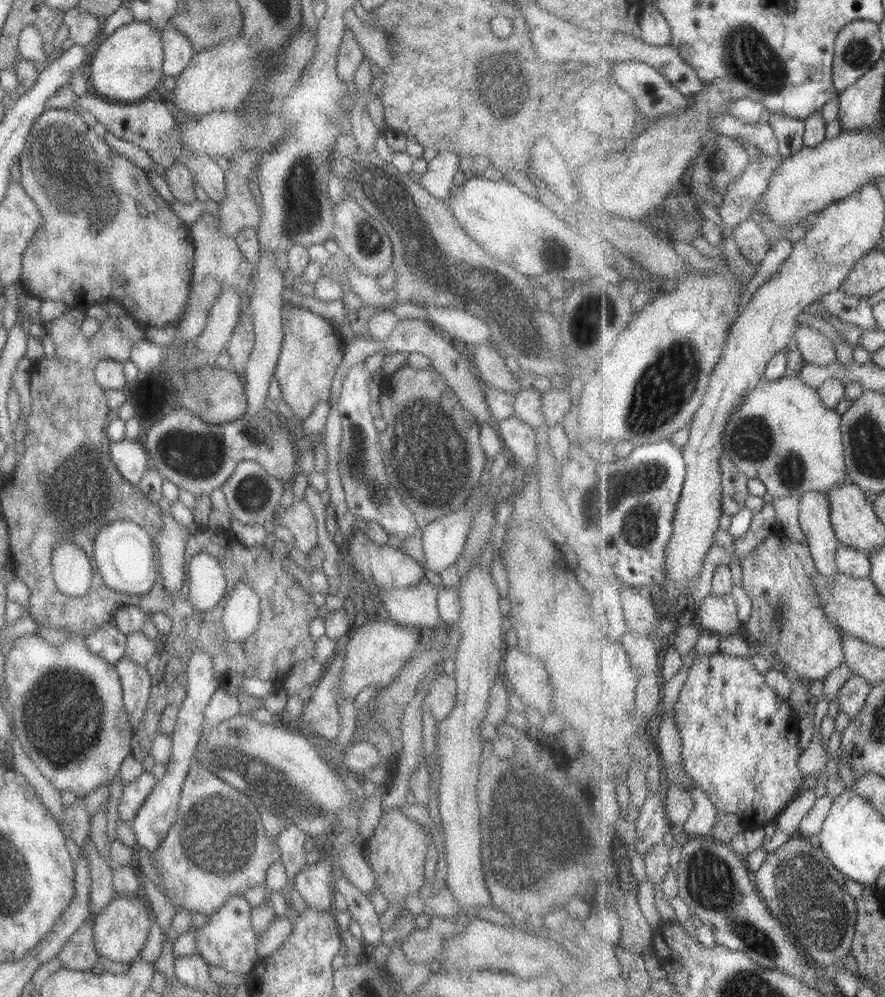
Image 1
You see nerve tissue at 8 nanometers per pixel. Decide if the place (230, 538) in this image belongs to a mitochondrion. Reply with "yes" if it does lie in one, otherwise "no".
no

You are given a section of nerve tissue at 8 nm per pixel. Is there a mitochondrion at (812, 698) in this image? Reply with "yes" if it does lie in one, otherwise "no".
no

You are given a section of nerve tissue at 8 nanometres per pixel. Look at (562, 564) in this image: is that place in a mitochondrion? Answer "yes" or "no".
no

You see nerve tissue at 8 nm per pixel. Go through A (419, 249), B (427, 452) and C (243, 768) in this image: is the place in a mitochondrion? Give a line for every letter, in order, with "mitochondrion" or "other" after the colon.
A: mitochondrion
B: mitochondrion
C: mitochondrion

